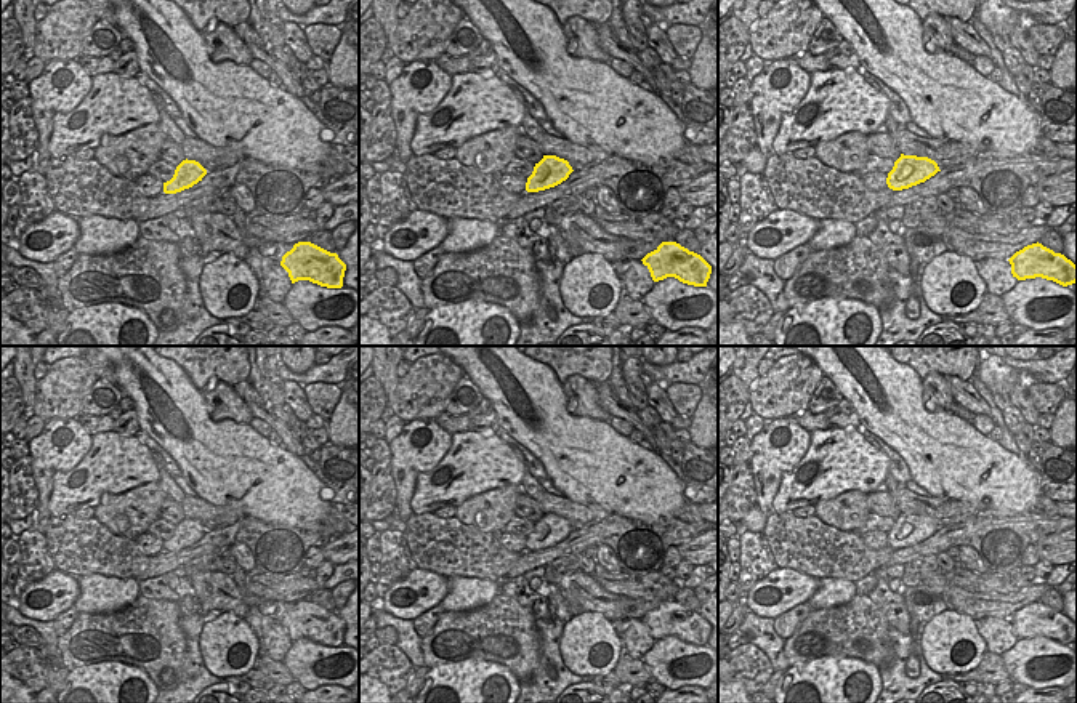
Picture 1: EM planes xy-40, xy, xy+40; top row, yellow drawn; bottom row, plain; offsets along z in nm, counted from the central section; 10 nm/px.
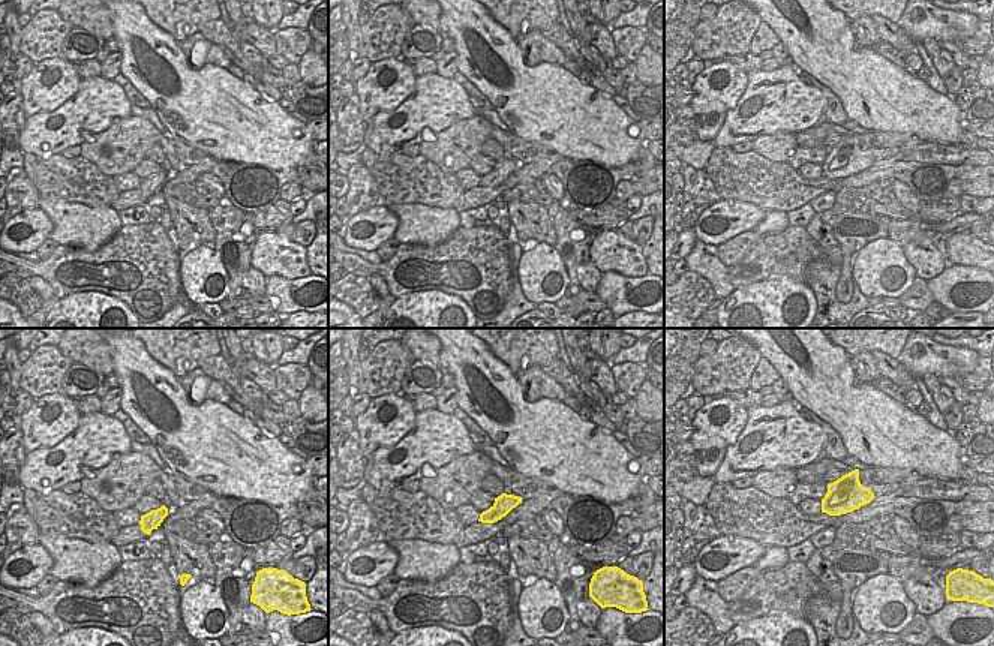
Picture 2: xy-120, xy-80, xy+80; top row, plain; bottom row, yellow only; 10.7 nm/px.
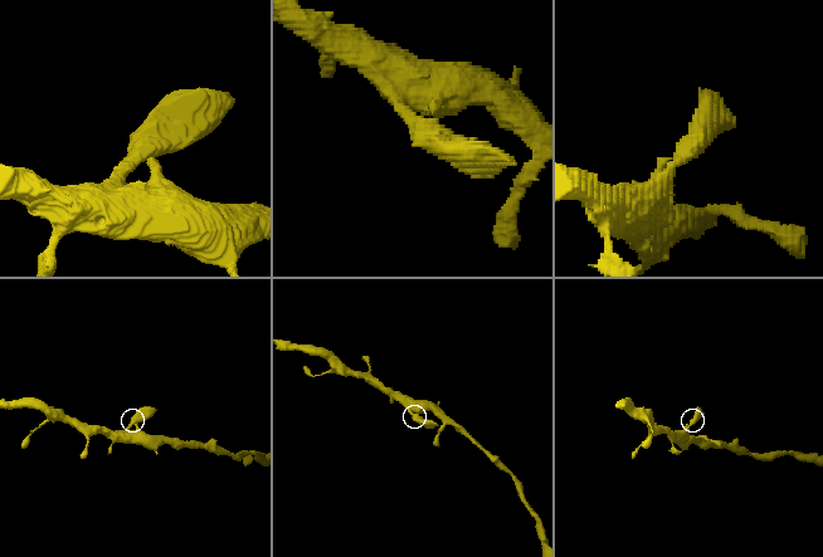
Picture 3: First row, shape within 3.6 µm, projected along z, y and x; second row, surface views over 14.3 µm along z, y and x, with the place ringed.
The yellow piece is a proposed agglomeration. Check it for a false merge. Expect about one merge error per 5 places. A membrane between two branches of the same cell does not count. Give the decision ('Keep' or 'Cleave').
Keep.

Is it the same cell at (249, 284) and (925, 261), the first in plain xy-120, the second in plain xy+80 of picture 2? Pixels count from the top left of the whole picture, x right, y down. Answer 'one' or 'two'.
one

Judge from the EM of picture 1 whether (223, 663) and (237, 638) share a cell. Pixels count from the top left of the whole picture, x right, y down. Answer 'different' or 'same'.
same

